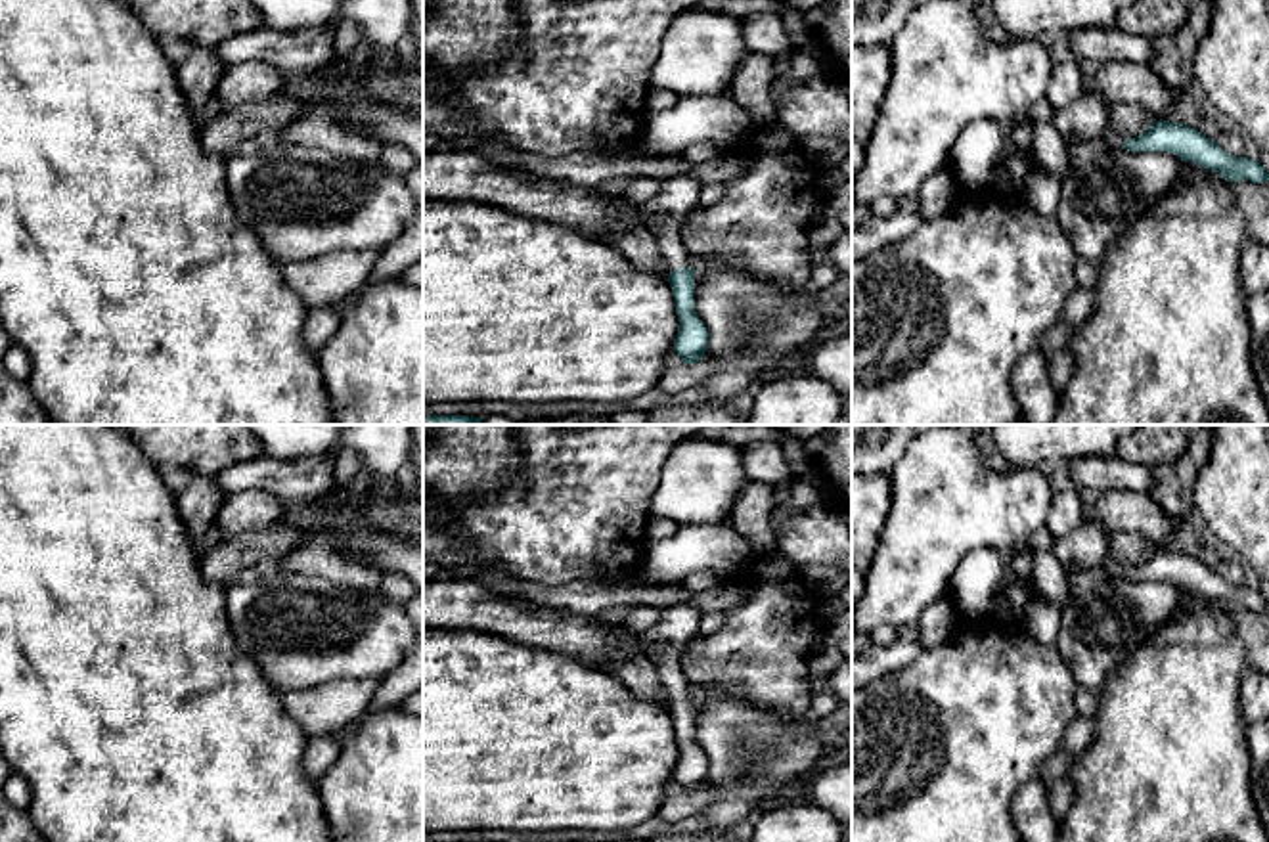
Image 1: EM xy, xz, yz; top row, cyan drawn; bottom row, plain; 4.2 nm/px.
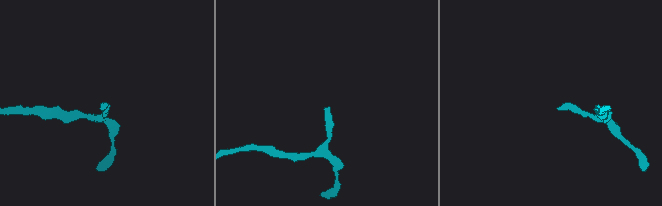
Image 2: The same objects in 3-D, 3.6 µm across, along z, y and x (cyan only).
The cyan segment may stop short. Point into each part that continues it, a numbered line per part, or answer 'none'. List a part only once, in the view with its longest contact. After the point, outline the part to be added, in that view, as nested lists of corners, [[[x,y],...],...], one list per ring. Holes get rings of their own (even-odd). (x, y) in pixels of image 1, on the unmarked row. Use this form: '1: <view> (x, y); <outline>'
1: xz (678, 626); [[[691,605],[664,607],[660,620],[641,633],[641,641],[649,651],[668,695],[672,698],[685,697],[691,683],[683,674],[683,649],[699,637],[702,612]]]

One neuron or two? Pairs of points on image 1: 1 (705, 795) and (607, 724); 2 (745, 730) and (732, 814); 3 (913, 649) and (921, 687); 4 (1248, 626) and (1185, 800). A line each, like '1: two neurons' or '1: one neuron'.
1: two neurons
2: one neuron
3: two neurons
4: two neurons

